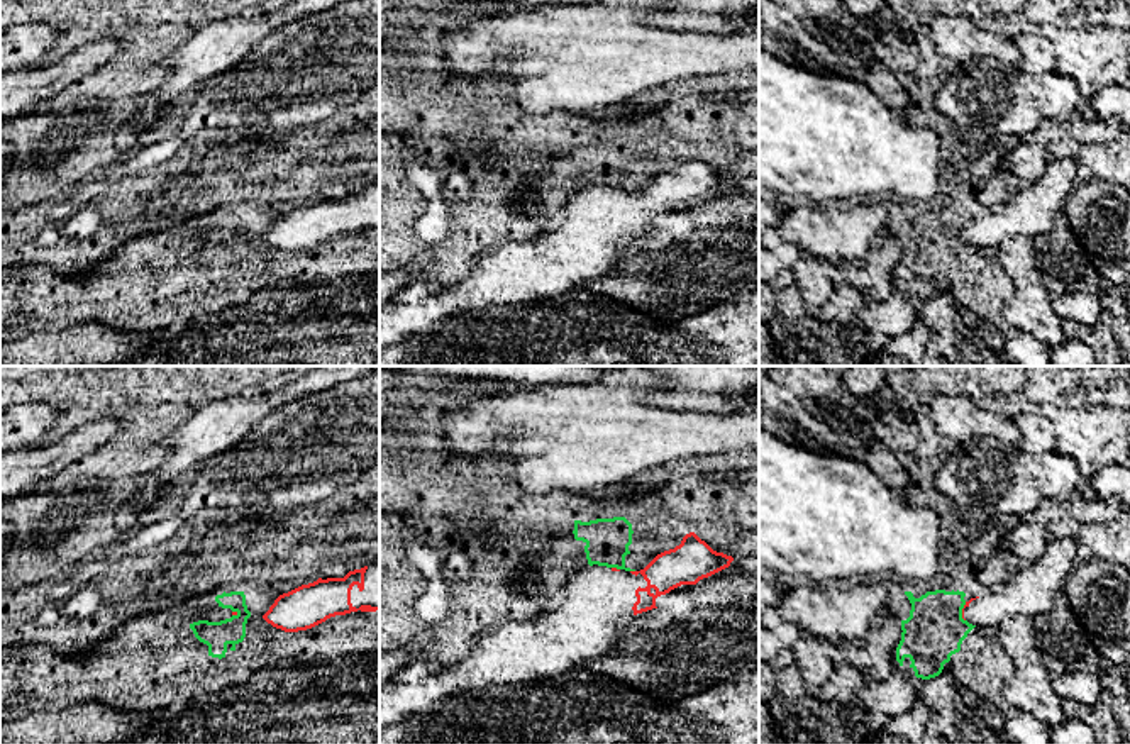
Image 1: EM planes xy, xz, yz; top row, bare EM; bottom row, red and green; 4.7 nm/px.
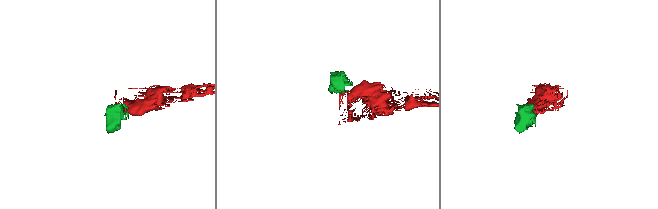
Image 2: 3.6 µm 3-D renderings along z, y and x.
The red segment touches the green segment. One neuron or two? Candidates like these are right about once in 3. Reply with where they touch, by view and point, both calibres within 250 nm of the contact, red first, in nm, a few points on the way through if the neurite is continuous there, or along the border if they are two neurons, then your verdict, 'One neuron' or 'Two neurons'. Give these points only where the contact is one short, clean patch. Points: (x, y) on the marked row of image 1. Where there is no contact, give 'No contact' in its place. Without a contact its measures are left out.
Touches red at xz (632, 571). Thickness 190 nm (red) against 200 nm. Boundary: xz (631, 570), (634, 571). Two neurons

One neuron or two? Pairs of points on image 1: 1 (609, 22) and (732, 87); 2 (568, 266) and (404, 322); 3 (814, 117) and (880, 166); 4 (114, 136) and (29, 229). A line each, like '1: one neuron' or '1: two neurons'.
1: two neurons
2: one neuron
3: one neuron
4: two neurons

